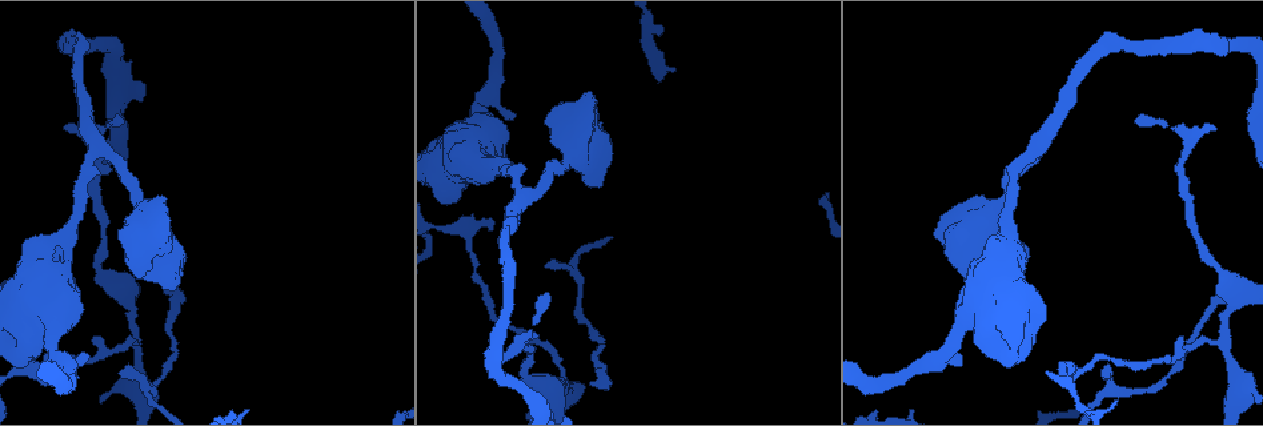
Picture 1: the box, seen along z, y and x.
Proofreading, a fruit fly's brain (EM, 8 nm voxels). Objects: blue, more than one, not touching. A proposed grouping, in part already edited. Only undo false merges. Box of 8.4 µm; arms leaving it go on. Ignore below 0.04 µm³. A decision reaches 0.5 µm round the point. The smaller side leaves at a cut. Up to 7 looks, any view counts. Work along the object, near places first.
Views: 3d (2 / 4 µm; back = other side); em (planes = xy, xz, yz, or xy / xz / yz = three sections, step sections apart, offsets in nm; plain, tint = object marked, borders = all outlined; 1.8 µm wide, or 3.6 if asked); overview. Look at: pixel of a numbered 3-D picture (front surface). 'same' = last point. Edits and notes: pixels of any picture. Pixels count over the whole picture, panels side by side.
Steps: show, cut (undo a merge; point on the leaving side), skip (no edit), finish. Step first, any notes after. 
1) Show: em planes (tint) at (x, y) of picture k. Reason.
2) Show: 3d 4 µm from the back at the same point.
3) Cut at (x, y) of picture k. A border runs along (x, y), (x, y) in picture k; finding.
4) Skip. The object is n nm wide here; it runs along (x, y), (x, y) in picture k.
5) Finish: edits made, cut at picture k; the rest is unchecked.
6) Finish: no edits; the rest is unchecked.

Show: em 3.6 µm xz step 16 (tint) at (564, 380) of picture 1. Thick turns thin.

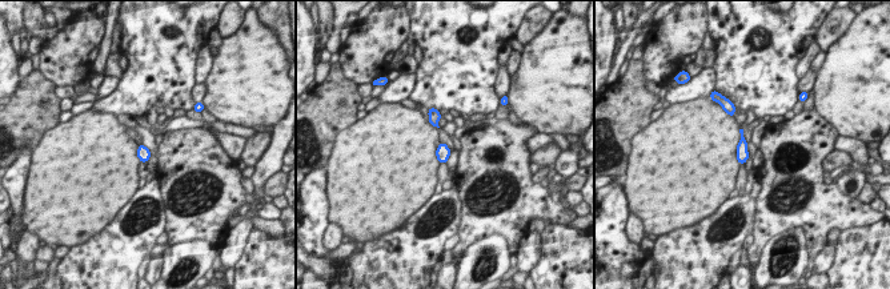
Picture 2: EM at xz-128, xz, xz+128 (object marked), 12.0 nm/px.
Skip. Continuous, no second neuron.

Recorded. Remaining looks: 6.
Show: 3d 4 µm at (1107, 356) of picture 1. Sharp bend.

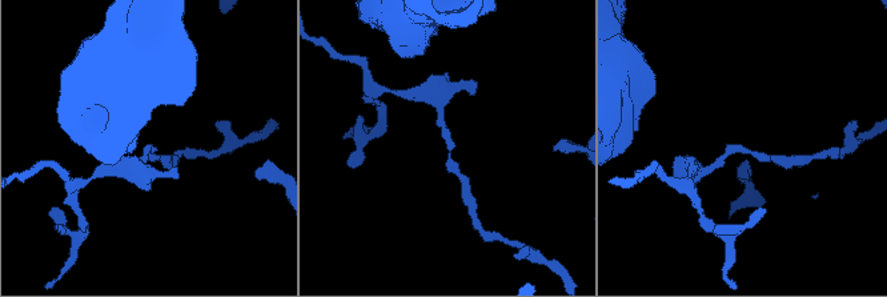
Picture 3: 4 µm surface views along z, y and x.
Show: em planes (tint) at (745, 149) of picture 3.

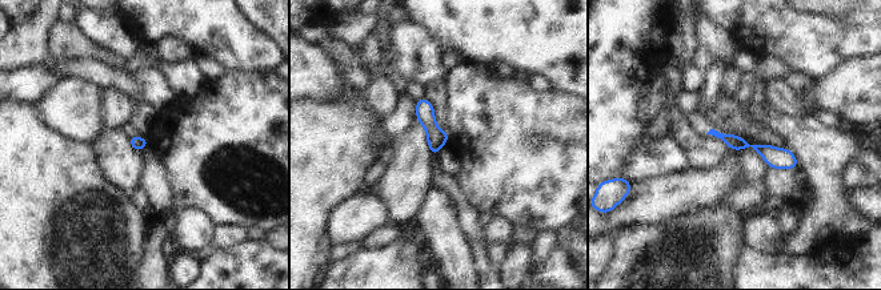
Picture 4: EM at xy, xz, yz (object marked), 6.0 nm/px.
Skip. All the same neuron.

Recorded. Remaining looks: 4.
Show: 3d 4 µm at (522, 193) of picture 1. Abrupt turn.

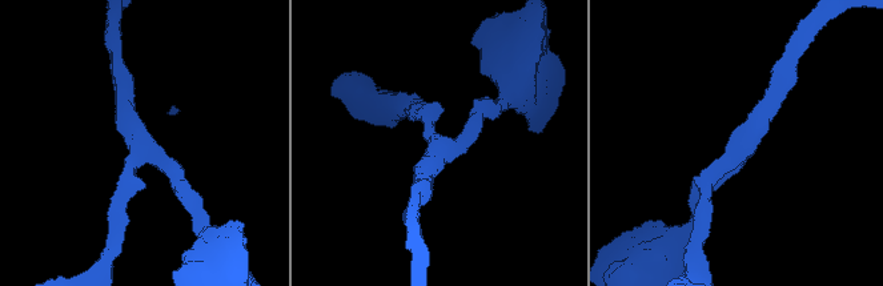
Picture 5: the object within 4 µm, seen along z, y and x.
Show: em planes (tint) at (139, 156) of picture 5. 3 arms meet here; the arms are 220, 220, 300 nm wide.

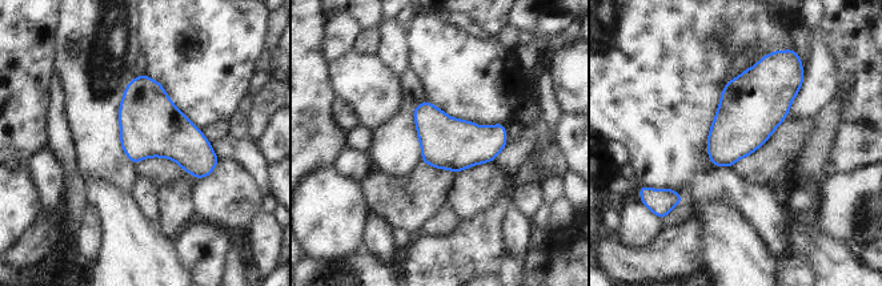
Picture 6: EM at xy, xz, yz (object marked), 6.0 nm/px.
Skip. Continuous, no second neuron.

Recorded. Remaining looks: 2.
Finish: no edits; the rest is unchecked.

